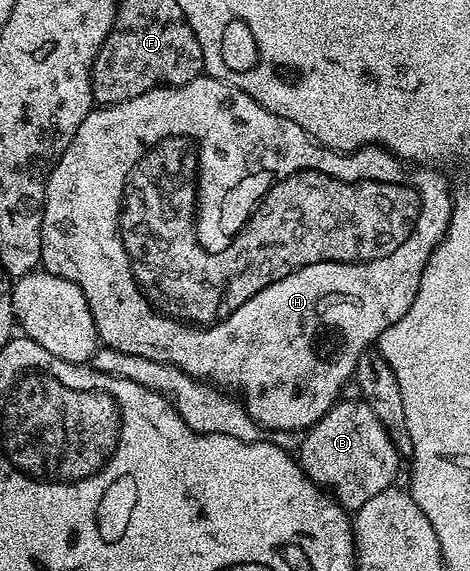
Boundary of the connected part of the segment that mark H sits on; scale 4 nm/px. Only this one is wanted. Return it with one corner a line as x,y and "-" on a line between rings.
202,75
191,79
185,85
161,85
157,89
147,91
143,95
135,95
135,99
127,99
123,103
114,105
103,105
90,109
89,114
79,123
67,151
63,151
61,158
57,160
57,166
51,171
49,182
45,188
45,210
43,211
43,243
41,244
41,265
43,269
53,276
61,276
73,284
77,284
86,296
87,306
94,317
94,325
97,328
97,336
102,346
117,351
127,351
127,355
143,355
143,359
155,359
185,370
194,379
211,379
212,384
218,387
230,387
232,392
243,398
243,404
249,411
251,420
257,422
258,426
269,429
282,429
289,433
292,429
308,430
331,407
337,404
342,396
341,388
354,380
357,372
357,360
359,355
370,348
415,303
415,295
419,291
419,279
427,267
427,259
435,251
435,247
445,237
449,230
449,220
453,214
454,194
449,193
449,181
441,173
436,173
433,167
407,167
406,162
397,157
388,149
380,147
366,147
354,149
351,153
338,153
336,149
327,149
324,145
317,144
308,133
303,131
291,119
283,119
267,107
263,107
251,95
247,95
239,87
229,85
226,81
220,81
208,75

